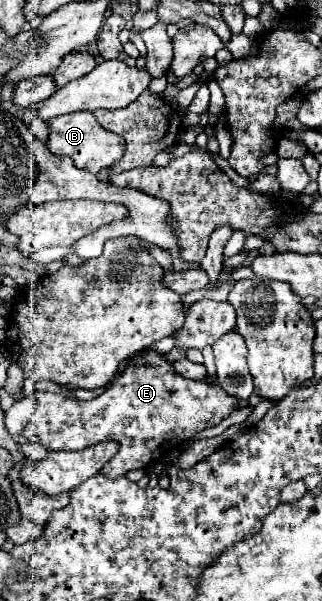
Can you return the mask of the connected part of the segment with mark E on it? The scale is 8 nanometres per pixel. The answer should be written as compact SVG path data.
M143 351L133 357L121 377L99 397L91 401L77 401L57 397L53 393L37 393L37 409L33 419L23 429L23 435L33 435L49 451L79 451L101 441L117 441L117 455L101 469L109 479L125 477L131 469L147 469L149 463L159 461L169 451L191 439L195 433L215 427L237 407L219 385L207 385L173 375L169 361L153 351Z

